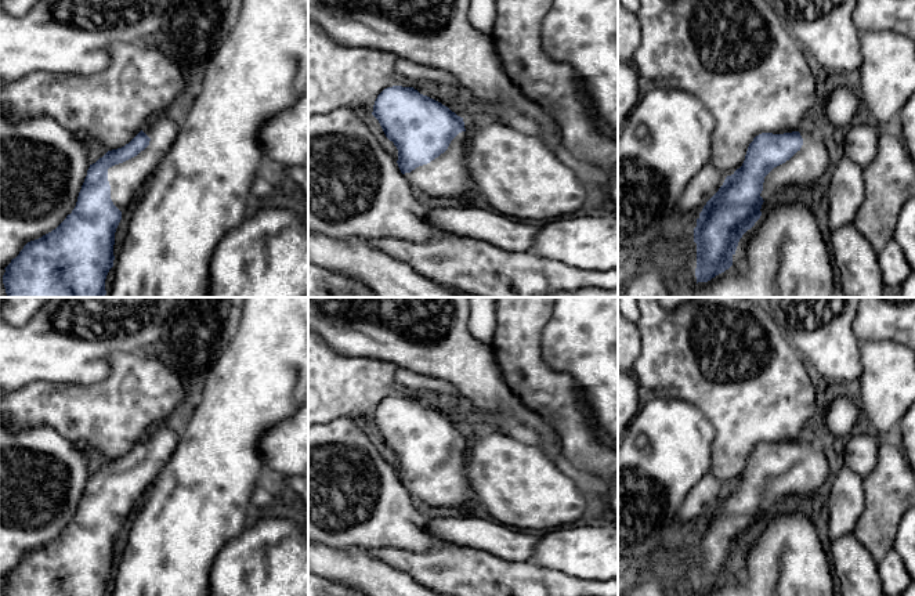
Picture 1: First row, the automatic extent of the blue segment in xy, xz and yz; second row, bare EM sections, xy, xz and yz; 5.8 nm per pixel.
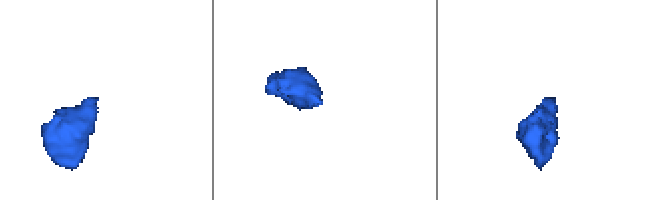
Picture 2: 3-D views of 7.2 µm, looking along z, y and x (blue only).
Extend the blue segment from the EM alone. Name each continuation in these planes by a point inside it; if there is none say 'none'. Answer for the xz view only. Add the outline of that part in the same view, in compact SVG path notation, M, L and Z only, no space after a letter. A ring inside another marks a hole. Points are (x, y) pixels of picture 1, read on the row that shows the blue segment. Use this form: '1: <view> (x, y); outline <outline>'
1: xz (445, 176); outline M459 133L448 149L427 165L419 166L404 177L412 187L431 196L463 196L478 189L466 167L467 133Z

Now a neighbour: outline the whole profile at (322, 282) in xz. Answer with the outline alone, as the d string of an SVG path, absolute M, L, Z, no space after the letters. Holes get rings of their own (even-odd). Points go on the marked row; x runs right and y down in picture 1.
M308 261L308 297L377 297L357 279Z

